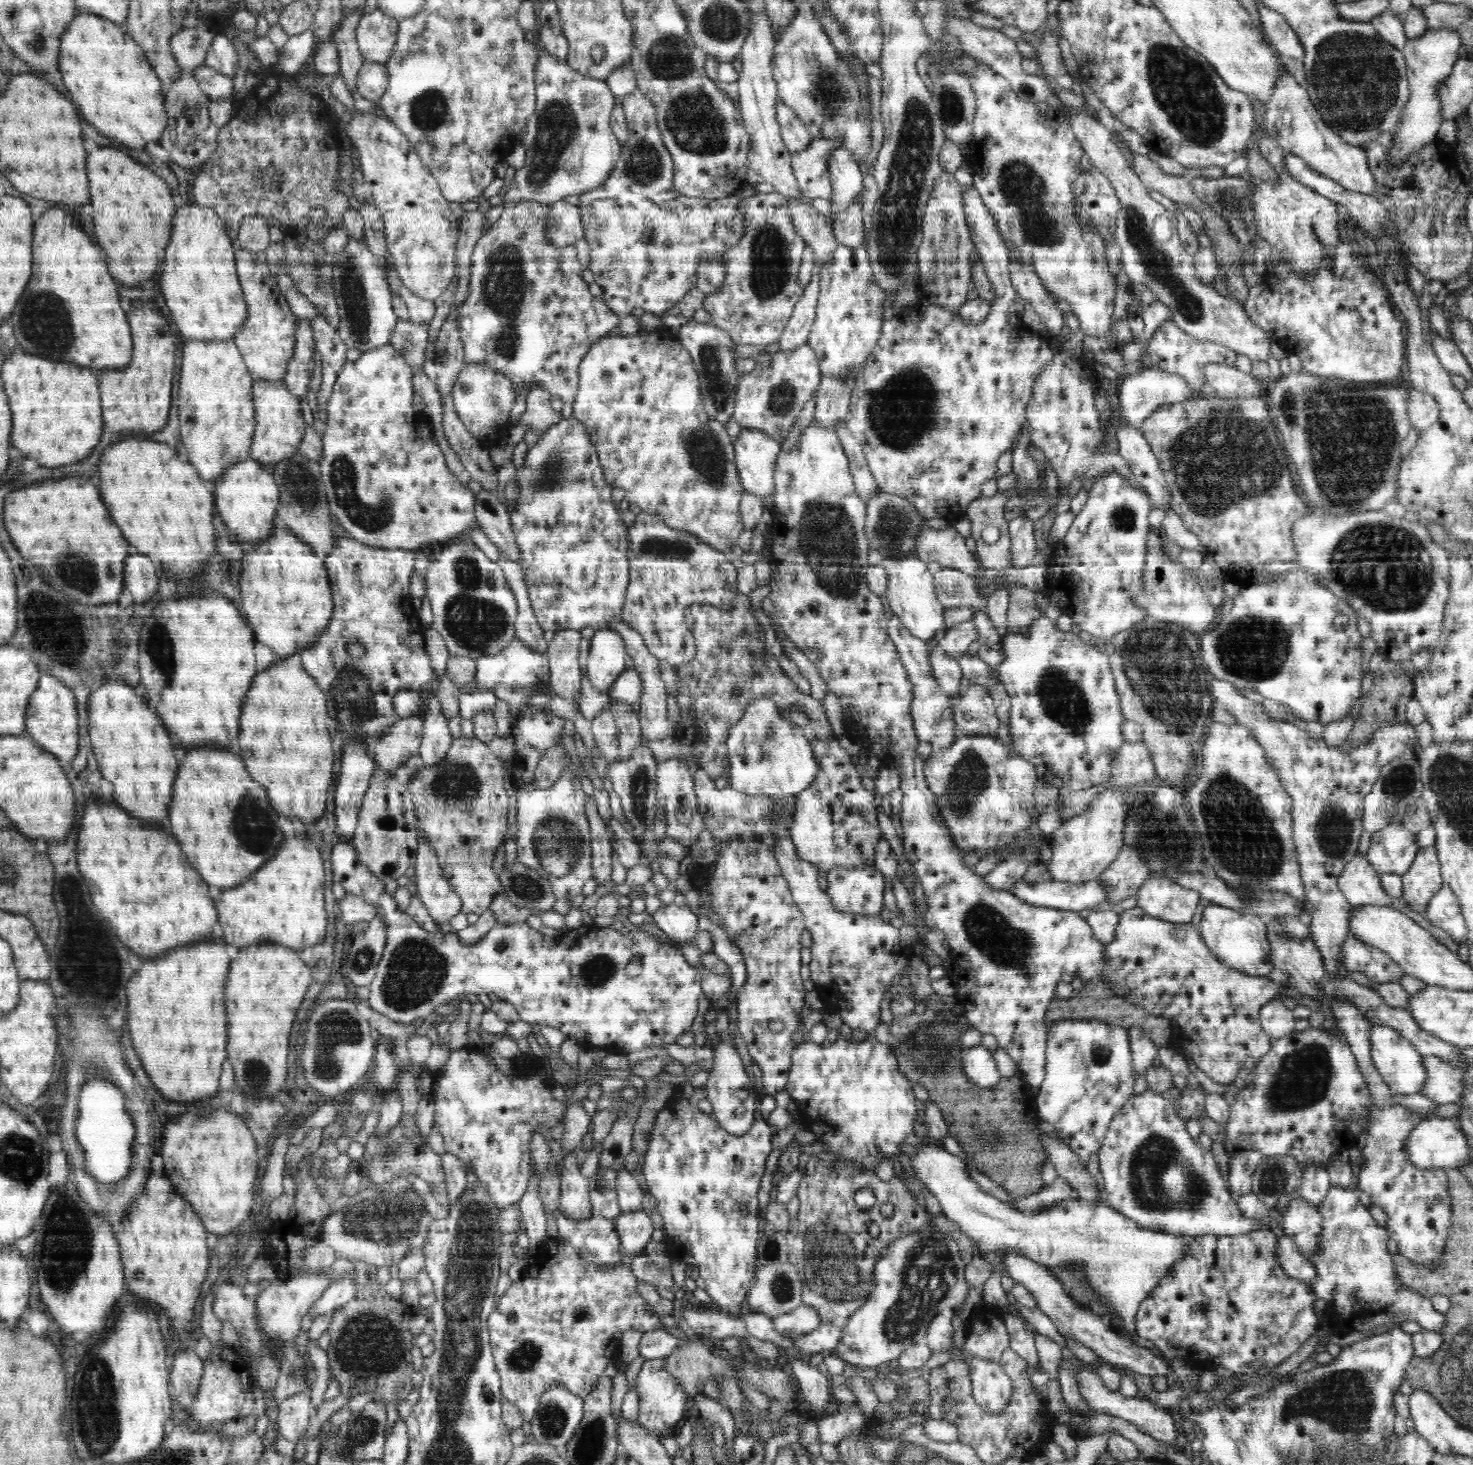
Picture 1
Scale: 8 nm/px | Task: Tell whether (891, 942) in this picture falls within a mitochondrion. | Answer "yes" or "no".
no

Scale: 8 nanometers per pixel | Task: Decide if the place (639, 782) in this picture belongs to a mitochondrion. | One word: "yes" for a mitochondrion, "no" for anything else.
yes

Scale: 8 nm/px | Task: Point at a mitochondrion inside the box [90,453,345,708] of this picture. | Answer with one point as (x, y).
(298, 480)

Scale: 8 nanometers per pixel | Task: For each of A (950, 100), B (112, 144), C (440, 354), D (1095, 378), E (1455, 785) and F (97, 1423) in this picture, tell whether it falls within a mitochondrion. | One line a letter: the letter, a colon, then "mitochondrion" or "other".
A: mitochondrion
B: other
C: mitochondrion
D: other
E: mitochondrion
F: mitochondrion

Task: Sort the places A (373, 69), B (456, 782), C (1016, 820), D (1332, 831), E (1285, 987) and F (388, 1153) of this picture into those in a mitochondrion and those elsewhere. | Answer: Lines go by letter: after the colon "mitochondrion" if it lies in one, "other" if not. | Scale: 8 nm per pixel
A: other
B: mitochondrion
C: other
D: mitochondrion
E: other
F: mitochondrion

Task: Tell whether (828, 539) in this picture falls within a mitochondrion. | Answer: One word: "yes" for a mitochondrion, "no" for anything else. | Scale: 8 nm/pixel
yes

